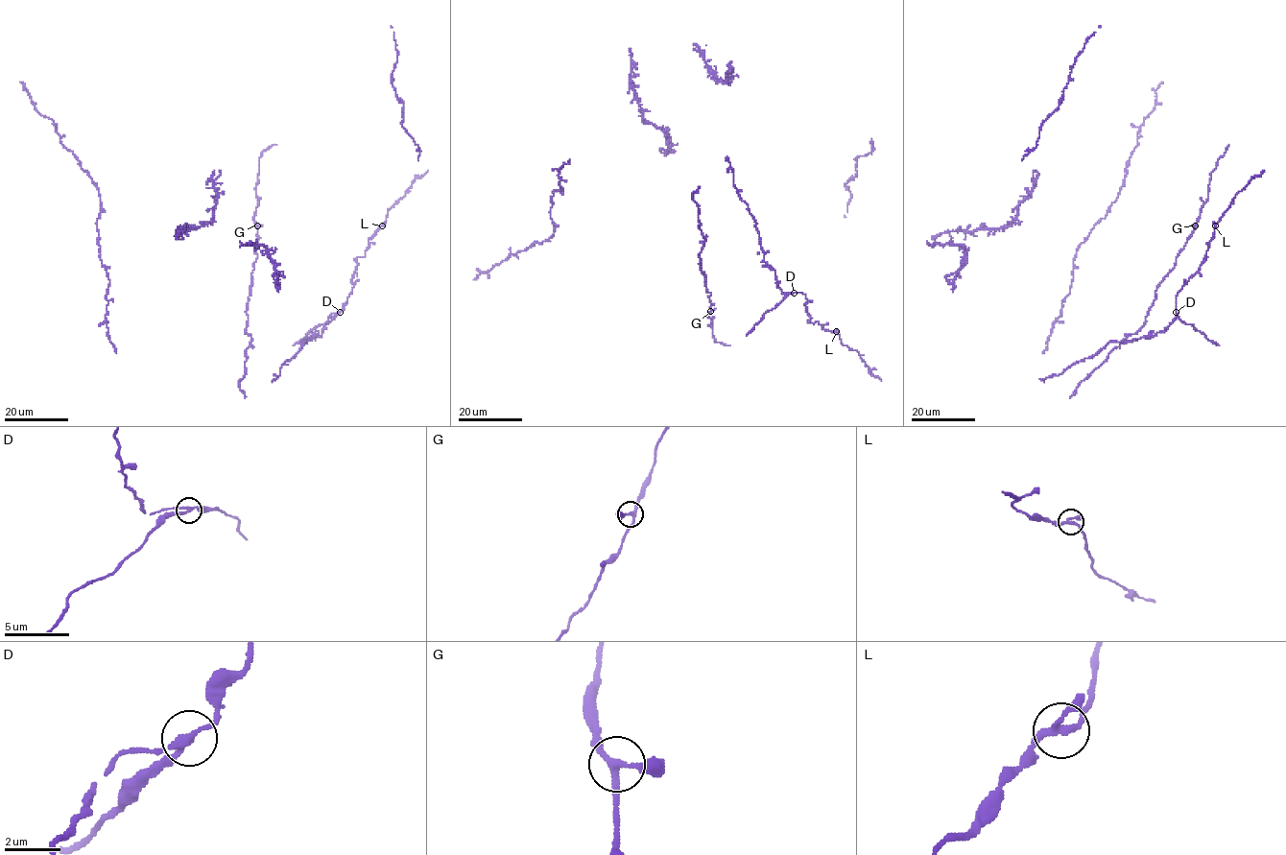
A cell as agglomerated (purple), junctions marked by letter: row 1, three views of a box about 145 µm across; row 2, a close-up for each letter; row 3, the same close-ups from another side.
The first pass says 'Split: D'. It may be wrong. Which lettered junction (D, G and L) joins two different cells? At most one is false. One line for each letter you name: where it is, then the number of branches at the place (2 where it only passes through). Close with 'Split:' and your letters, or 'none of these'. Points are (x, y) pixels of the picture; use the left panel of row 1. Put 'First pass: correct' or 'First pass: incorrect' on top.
First pass: correct
D: at (340, 312); 3 branches meet
Split: D

